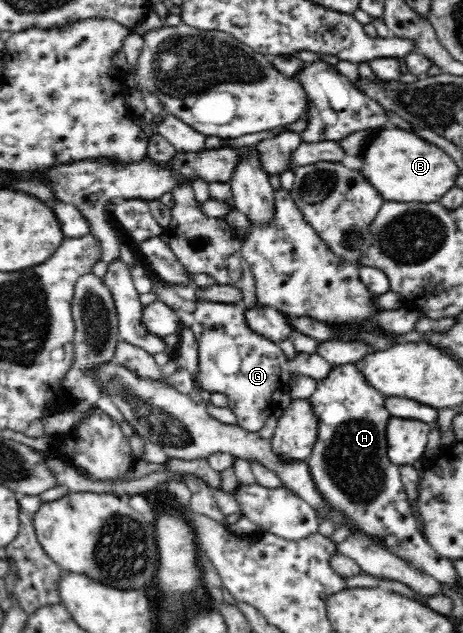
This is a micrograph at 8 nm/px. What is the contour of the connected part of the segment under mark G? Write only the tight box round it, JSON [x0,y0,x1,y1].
[189,300,333,433]

